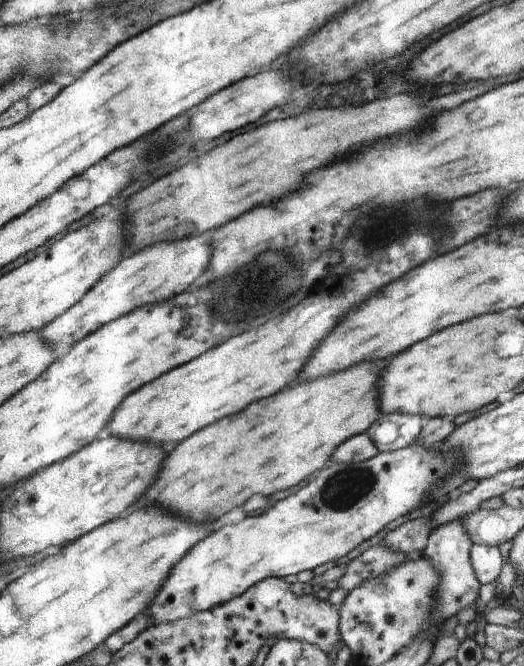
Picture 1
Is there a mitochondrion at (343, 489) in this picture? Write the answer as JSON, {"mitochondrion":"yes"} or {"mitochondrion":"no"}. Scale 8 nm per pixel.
{"mitochondrion":"yes"}

